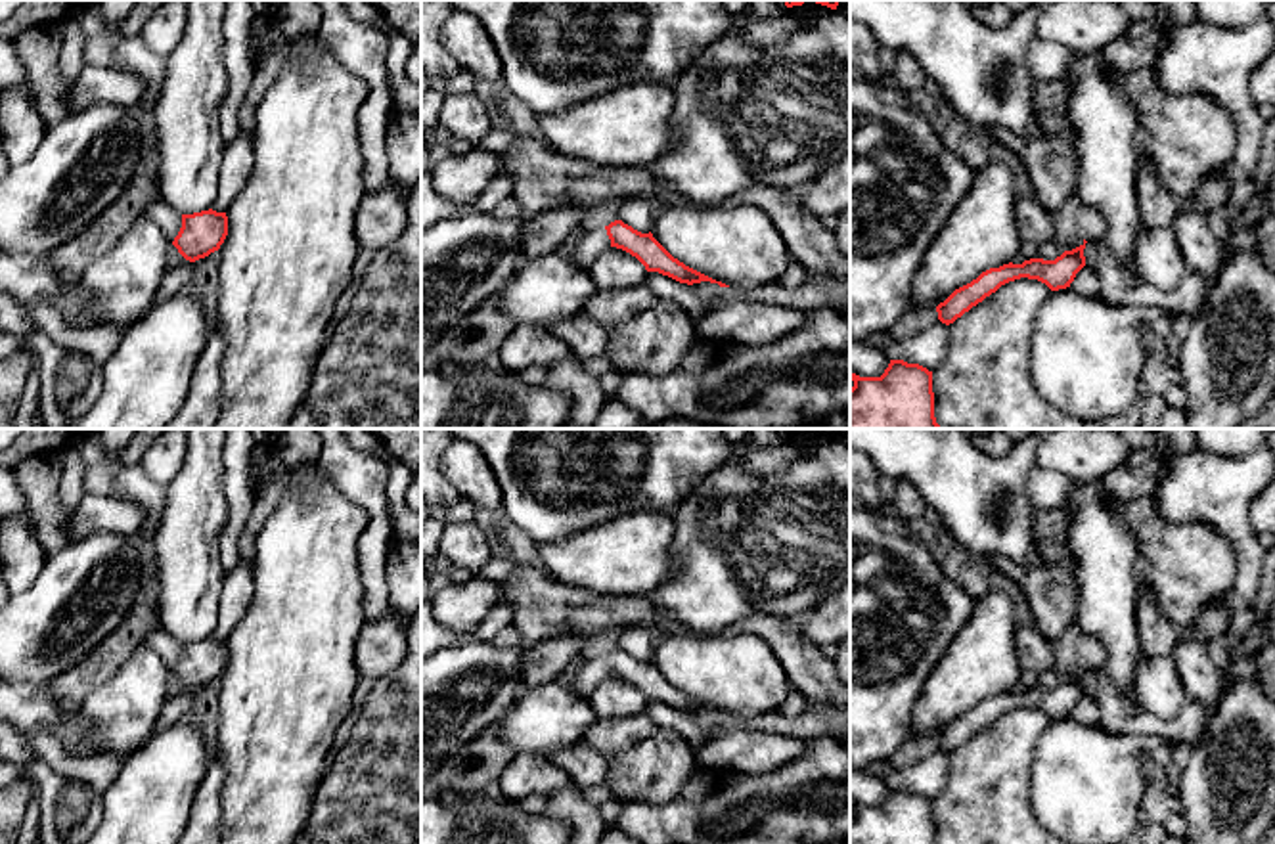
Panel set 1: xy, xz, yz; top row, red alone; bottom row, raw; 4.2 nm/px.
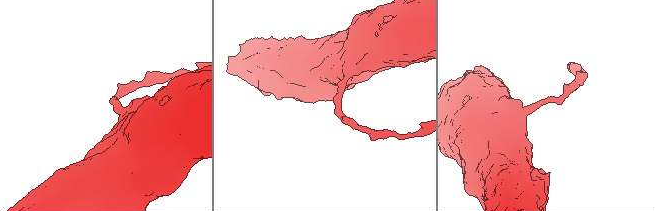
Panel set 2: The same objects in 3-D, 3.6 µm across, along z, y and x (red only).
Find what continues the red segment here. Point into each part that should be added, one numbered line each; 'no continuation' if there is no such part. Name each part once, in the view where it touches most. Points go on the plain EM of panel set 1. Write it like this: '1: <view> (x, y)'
1: xy (159, 640)

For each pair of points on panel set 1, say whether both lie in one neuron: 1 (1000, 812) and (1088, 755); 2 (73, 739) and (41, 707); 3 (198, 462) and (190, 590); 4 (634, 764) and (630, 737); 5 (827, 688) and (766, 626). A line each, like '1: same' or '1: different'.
1: different
2: same
3: same
4: different
5: same

